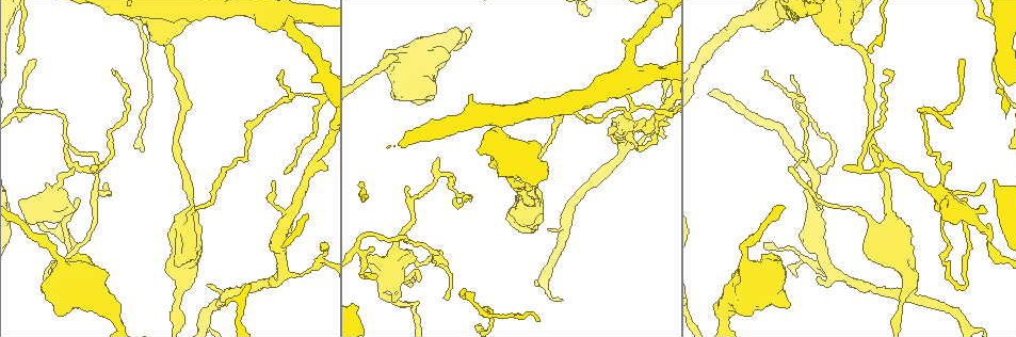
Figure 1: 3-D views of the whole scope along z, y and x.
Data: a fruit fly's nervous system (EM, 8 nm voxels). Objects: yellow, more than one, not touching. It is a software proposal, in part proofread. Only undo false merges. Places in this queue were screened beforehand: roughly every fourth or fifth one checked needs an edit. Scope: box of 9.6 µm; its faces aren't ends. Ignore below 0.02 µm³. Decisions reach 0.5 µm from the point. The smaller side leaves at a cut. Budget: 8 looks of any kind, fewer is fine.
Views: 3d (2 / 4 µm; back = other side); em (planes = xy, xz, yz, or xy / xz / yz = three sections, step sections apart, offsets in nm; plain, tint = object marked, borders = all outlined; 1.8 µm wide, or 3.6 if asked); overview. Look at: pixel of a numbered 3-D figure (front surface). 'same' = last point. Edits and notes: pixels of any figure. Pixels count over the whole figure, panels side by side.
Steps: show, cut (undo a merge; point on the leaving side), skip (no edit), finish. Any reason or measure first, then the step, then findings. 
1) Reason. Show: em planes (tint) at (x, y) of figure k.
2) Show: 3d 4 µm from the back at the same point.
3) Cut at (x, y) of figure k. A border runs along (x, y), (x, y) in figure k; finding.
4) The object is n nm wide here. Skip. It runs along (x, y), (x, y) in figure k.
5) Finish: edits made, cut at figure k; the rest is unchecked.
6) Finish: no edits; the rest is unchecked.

Show: 3d 2 µm at (790, 170) of figure 1.

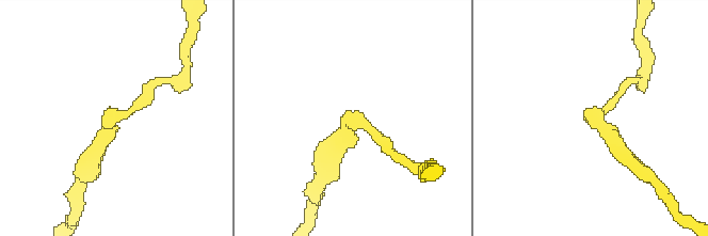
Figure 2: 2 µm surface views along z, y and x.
Now the EM. Show: em 3.6 µm yz step 8 (tint) at (598, 119) of figure 2.

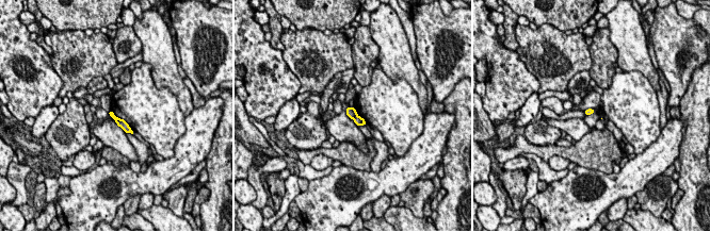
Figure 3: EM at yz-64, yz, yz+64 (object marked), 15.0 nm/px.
Show: em 3.6 µm planes (borders) at the same point.

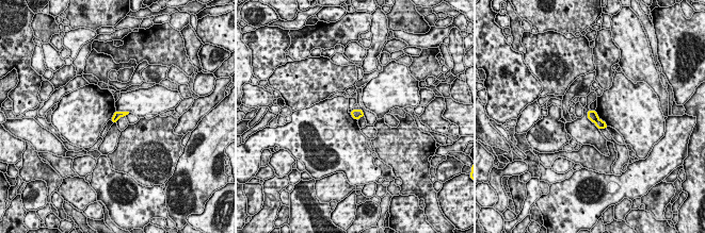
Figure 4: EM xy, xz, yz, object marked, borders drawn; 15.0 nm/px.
Cut at (592, 115) of figure 4. A border runs along (597, 117), (594, 121) in figure 4; a second neuron is stuck on.

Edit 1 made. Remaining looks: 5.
Redraw. Show: overview.

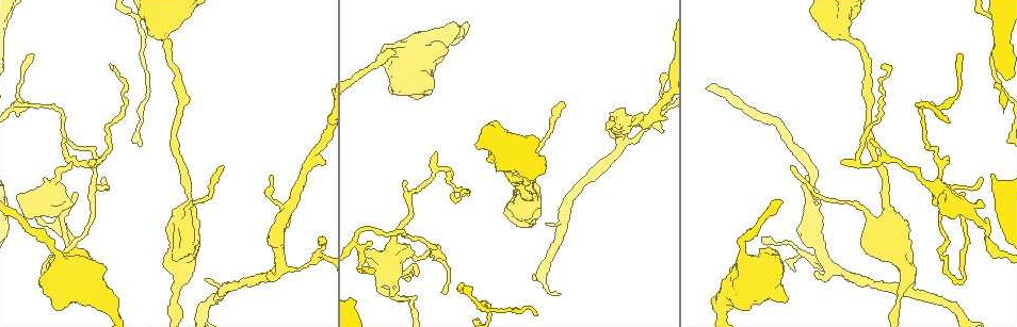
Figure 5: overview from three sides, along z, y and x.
Arms part here. Show: 3d 2 µm at (277, 265) of figure 5.

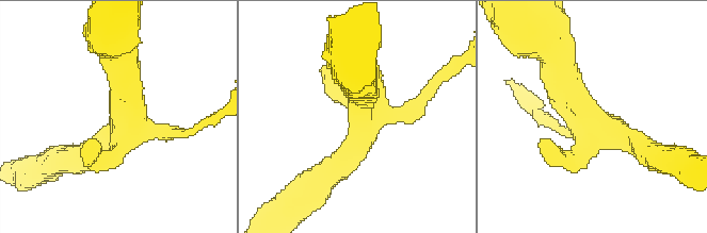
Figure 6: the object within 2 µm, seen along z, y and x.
Now the EM. Show: em yz step 16 (tint) at (357, 112) of figure 6.

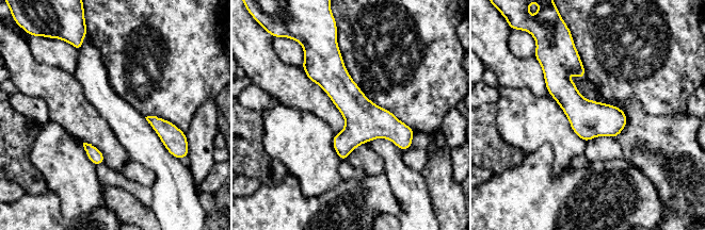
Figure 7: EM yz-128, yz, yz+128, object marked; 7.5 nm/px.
Skip. It runs along (335, 51), (335, 80), (404, 147) in figure 7; one neuron here.

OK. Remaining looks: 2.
Sharp bend. Show: em yz step 8 (tint) at (960, 280) of figure 5.

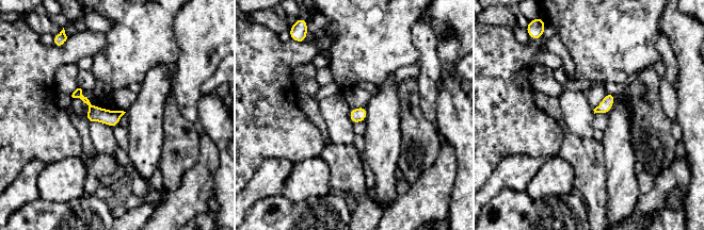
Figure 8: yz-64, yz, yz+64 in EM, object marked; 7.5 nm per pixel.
Show: em planes (tint) at the same point.

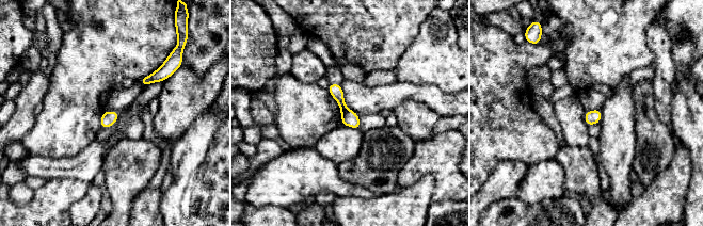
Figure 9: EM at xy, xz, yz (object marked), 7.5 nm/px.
The object is 110 nm wide here. Skip. One neuron here.

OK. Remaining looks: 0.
Finish: edits made, cut at figure 4; the rest is unchecked.

